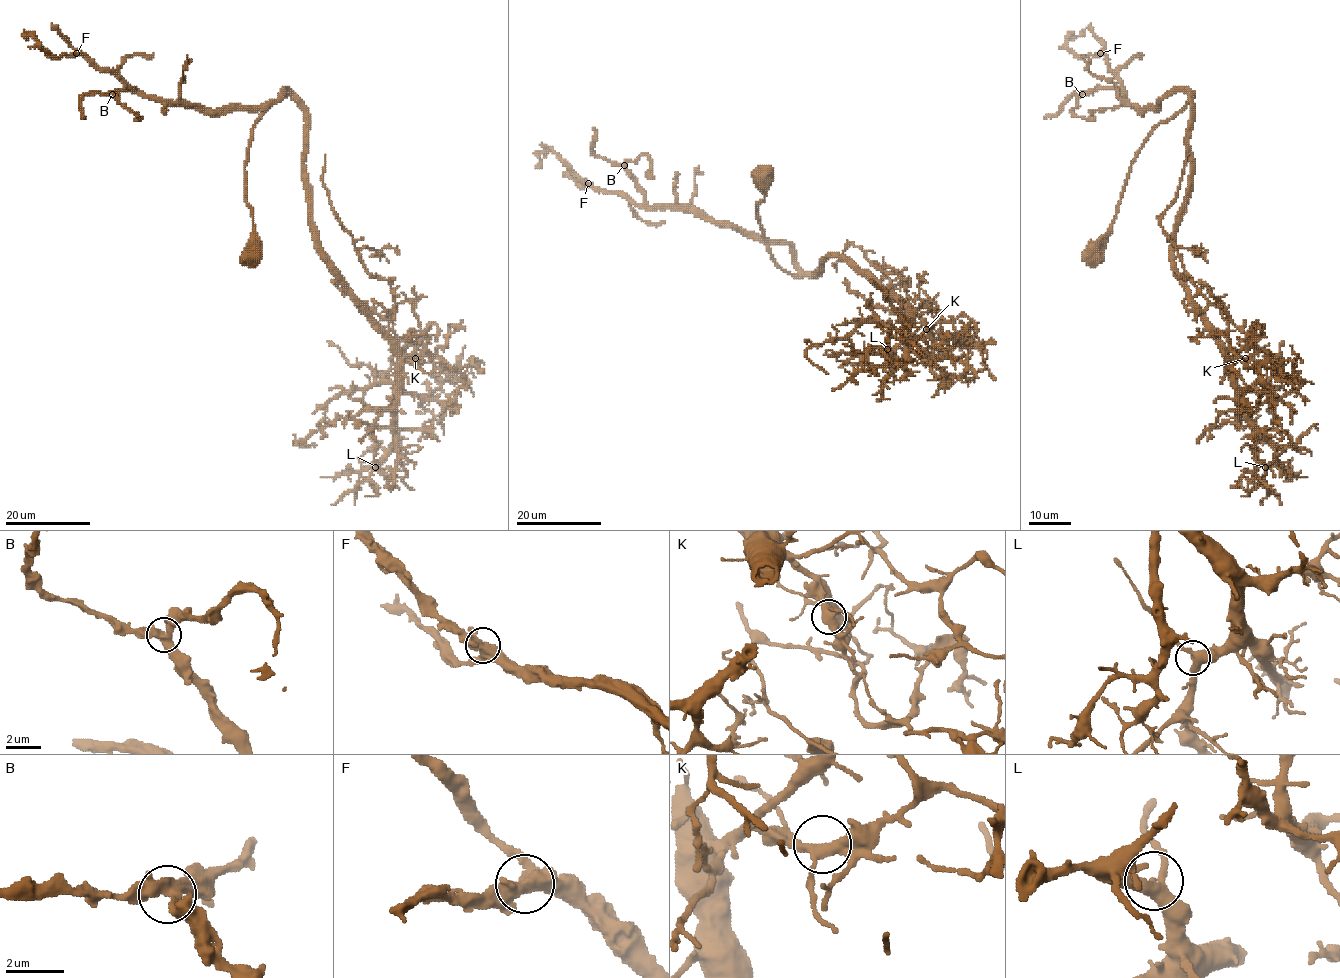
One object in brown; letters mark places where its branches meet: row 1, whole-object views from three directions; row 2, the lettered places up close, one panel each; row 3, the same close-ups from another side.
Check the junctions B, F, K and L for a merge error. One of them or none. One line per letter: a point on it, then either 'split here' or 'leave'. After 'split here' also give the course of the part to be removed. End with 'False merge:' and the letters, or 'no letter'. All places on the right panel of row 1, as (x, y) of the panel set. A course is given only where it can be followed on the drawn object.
B: at (1082, 94); leave
F: at (1100, 53); leave
K: at (1245, 358); split here; foreign part runs (1245, 358), (1255, 354), (1258, 347), (1189, 279), (1177, 248), (1160, 224), (1165, 209), (1175, 199), (1188, 155)
L: at (1265, 467); leave
False merge: K

